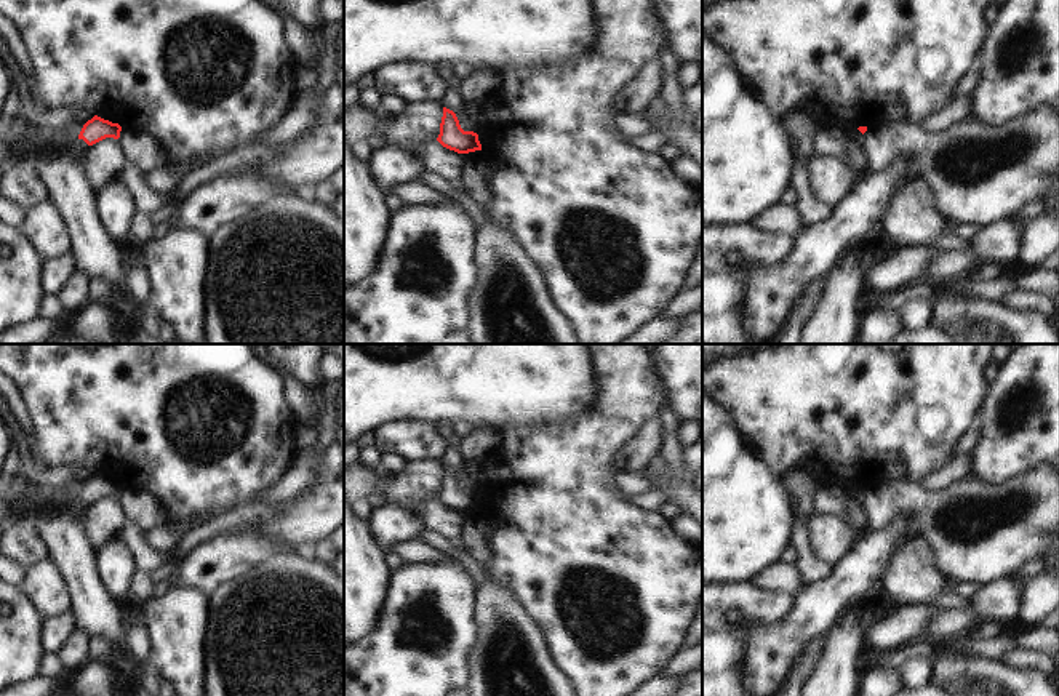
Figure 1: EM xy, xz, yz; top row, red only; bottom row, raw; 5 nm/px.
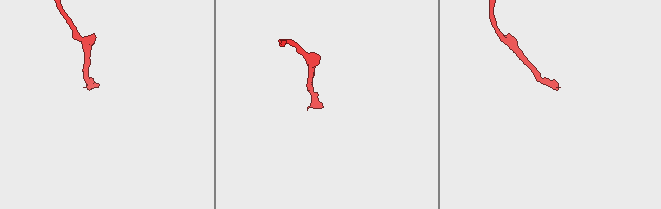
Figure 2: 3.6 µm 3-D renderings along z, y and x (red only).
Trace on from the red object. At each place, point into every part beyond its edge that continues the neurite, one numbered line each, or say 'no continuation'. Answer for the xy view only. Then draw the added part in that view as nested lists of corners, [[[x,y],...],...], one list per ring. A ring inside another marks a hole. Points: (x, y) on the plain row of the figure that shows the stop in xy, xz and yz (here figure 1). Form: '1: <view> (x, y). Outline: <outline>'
1: xy (95, 610). Outline: [[[75,498],[64,512],[35,512],[32,523],[43,539],[48,560],[61,571],[69,587],[69,608],[77,629],[90,638],[106,638],[115,659],[126,653],[123,629],[123,603],[101,582],[94,550],[83,531],[88,502]]]

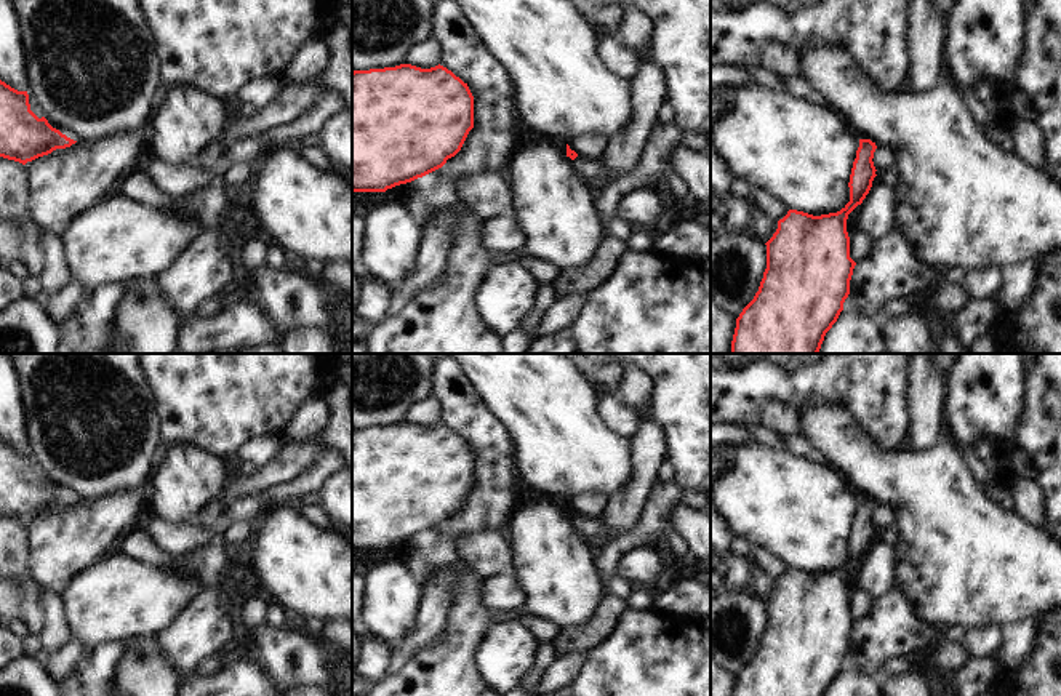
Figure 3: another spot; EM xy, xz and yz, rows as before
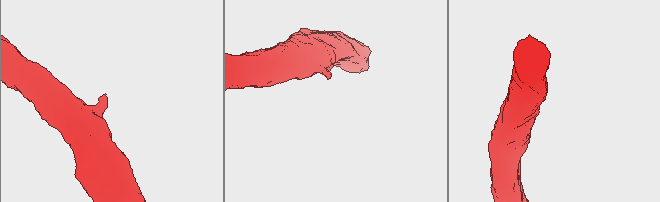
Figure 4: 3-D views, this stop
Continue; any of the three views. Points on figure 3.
1: xz (594, 530). Outline: [[[578,514],[573,518],[573,528],[584,538],[587,538],[592,544],[600,544],[608,539],[616,538],[610,530],[605,528],[600,517],[586,517],[583,514]]]

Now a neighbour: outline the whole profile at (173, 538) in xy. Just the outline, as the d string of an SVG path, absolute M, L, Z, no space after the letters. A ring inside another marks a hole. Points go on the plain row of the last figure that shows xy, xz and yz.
M259 493L235 499L211 526L194 528L190 523L154 518L146 531L160 550L178 557L213 541L221 541L222 533L232 525L253 525L267 509L269 502L264 493Z

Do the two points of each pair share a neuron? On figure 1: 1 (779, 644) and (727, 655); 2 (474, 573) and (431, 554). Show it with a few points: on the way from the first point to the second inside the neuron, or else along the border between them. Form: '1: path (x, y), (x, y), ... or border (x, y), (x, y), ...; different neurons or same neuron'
1: border (731, 615), (730, 623), (743, 634), (744, 679); different neurons
2: border (419, 536), (447, 557); different neurons

